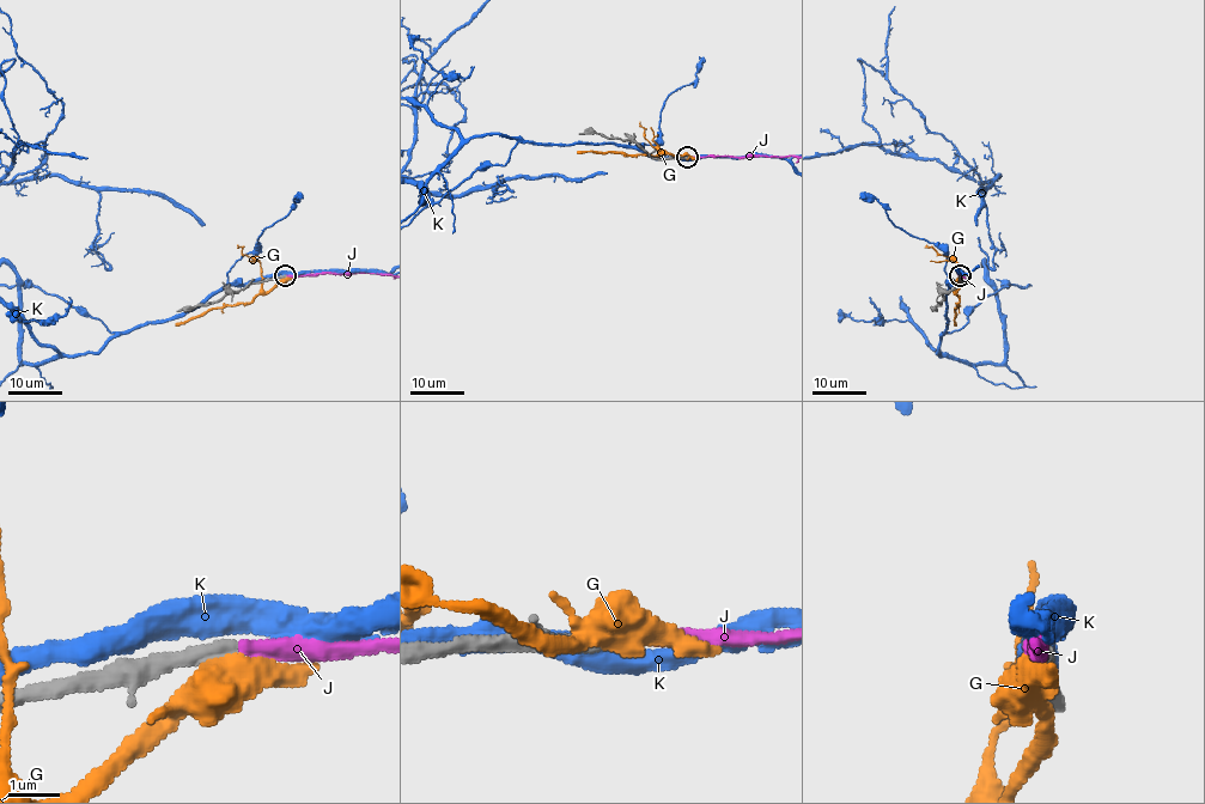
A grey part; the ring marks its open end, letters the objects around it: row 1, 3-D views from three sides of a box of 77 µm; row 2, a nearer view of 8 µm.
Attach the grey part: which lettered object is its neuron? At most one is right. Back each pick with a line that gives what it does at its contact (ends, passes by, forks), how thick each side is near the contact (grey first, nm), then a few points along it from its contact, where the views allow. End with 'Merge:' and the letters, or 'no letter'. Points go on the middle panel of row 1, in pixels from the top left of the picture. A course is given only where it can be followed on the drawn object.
J: it ends there; 300 nm thick on the grey side, 300 nm on the other
Merge: J

